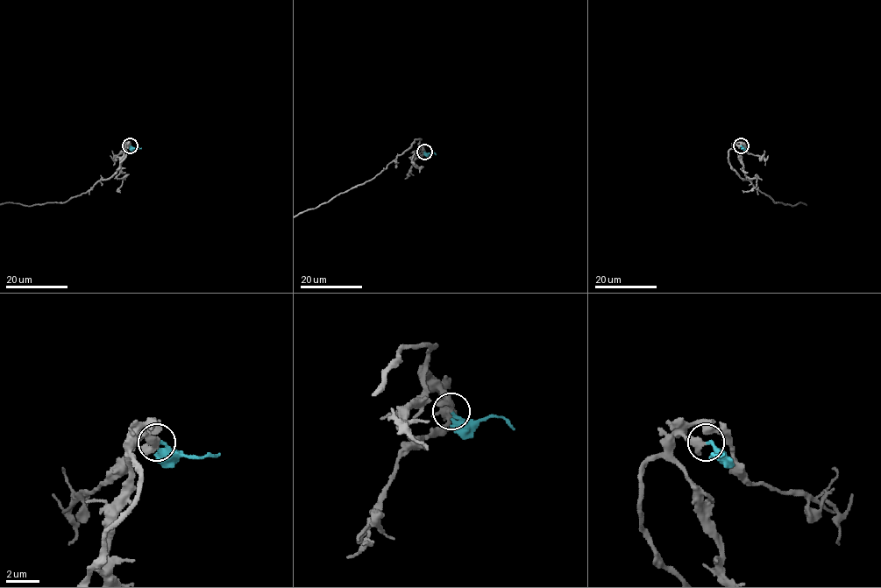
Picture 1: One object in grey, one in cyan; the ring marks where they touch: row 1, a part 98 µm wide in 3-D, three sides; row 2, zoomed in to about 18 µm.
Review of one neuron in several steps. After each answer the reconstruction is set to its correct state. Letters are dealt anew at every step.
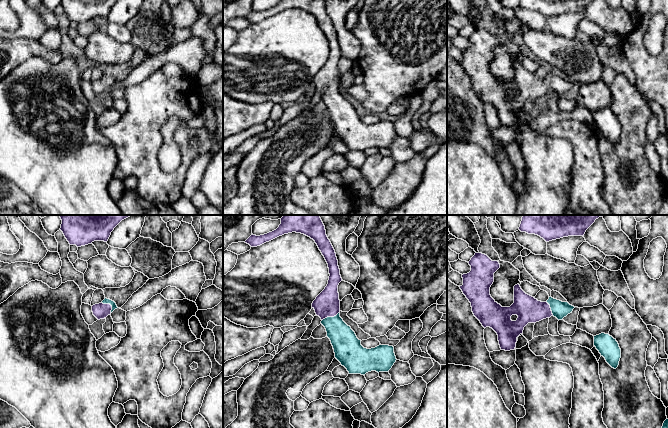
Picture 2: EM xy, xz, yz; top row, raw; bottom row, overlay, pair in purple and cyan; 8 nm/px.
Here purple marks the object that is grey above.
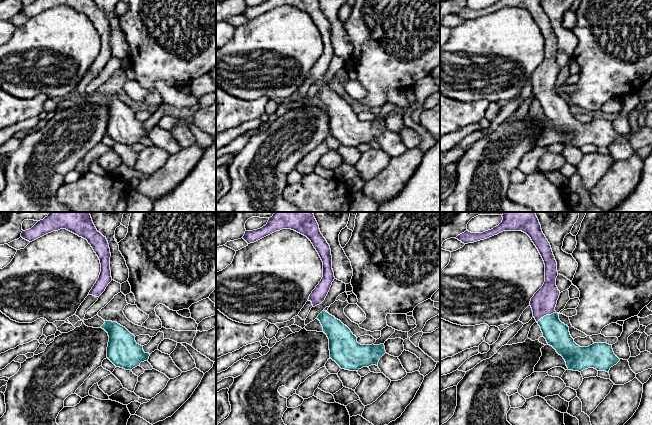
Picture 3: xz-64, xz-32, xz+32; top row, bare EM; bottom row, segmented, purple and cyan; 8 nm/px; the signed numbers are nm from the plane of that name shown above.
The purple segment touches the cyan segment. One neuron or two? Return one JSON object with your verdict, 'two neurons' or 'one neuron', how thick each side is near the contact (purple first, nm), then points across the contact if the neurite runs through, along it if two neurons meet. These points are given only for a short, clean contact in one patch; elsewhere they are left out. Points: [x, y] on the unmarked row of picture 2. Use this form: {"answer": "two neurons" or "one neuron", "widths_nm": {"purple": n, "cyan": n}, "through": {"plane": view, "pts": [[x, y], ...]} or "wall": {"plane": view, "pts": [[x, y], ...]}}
{"answer": "one neuron", "widths_nm": {"purple": 120, "cyan": 50}, "through": {"plane": "xy", "pts": [[100, 87], [109, 80], [106, 77]]}}

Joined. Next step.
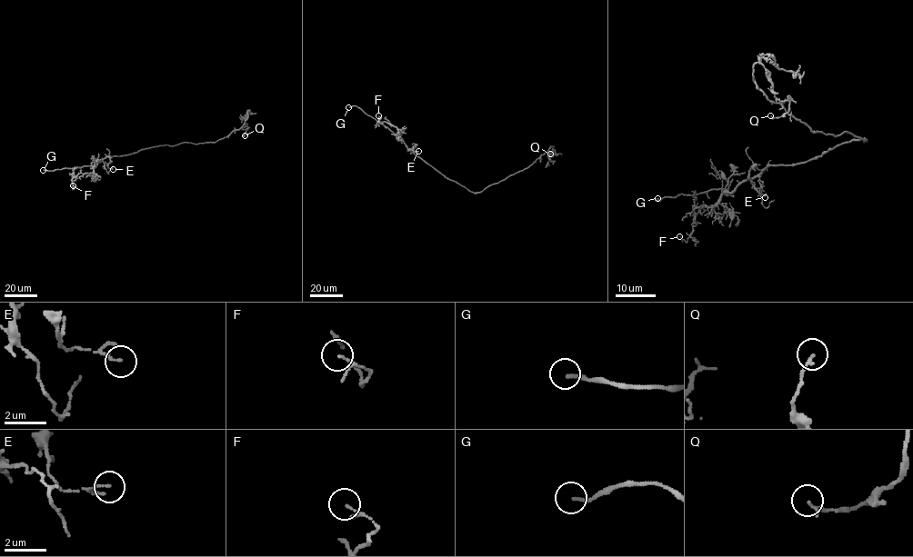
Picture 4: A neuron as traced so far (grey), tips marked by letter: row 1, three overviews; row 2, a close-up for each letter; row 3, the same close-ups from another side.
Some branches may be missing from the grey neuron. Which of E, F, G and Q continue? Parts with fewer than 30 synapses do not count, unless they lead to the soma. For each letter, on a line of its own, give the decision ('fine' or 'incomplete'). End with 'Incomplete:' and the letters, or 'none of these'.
E: fine
F: fine
G: incomplete
Q: fine
Incomplete: G

